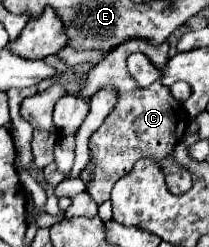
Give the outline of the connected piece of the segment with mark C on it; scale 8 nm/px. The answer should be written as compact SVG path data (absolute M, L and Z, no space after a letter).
M127 39L127 43L115 47L115 51L111 51L101 63L95 65L95 69L91 69L84 89L77 93L79 97L90 99L92 94L108 84L119 92L119 101L115 109L89 139L89 165L79 175L87 185L87 193L97 205L109 199L111 187L117 179L115 173L129 173L135 161L141 157L153 157L163 169L167 169L167 189L171 193L179 195L191 189L191 173L179 167L173 159L173 149L185 135L179 129L189 123L189 115L183 111L183 105L175 97L171 97L165 85L153 83L151 87L145 89L137 87L137 83L125 71L125 59L135 51L145 53L153 63L165 63L169 41L163 41L159 43L159 47L155 47L153 43L147 43L147 39Z

